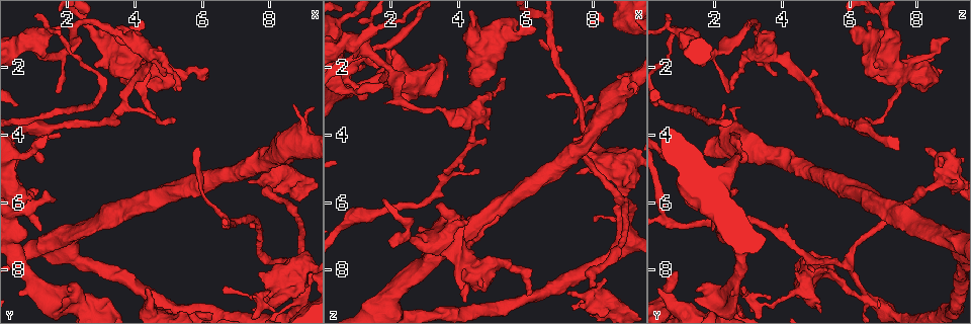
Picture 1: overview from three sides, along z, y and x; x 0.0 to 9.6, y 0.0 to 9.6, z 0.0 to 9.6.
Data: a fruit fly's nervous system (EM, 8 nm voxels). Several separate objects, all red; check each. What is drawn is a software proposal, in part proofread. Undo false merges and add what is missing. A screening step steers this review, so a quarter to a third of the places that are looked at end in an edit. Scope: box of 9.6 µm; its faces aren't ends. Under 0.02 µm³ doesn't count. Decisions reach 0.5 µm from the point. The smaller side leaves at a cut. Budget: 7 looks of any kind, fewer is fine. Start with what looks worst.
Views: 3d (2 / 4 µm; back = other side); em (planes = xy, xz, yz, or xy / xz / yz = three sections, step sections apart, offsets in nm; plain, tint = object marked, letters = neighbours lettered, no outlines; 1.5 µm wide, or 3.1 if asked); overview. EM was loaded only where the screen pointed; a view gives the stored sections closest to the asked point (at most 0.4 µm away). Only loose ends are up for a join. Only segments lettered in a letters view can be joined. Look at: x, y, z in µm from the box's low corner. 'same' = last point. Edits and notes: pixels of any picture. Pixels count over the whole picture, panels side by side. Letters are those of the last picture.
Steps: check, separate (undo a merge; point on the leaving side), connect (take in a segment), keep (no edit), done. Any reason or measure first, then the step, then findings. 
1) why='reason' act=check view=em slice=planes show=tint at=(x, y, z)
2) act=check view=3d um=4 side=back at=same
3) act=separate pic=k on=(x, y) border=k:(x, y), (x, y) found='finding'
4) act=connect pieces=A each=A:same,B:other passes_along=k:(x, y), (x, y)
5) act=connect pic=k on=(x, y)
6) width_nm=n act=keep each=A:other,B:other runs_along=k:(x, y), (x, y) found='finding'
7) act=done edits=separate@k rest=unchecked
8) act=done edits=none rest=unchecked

why='branch stops here' act=check view=3d um=4 at=(4.30, 0.55, 6.55)

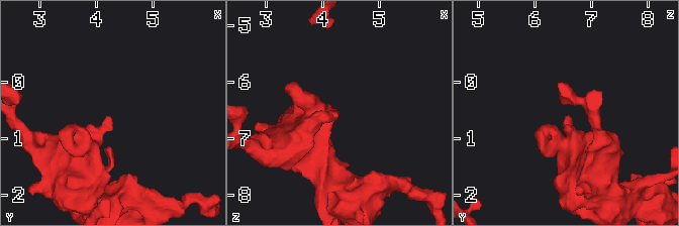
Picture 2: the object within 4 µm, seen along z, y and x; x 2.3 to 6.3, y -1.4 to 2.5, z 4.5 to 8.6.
why='now the EM' act=check view=em slice=planes show=letters at=(4.25, 0.65, 6.60)

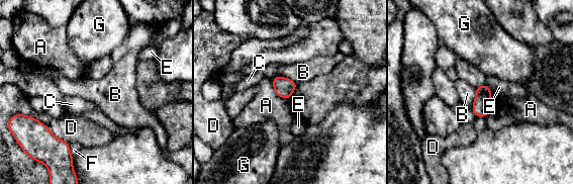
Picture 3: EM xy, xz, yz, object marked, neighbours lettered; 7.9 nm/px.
act=keep each=A:other,B:other,C:other,D:other,E:other,F:other,G:other border=3:(485, 84), (492, 92) found='none of them fits'

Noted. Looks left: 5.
why='branch stops here' act=check view=em slice=planes show=letters at=(6.10, 2.05, 8.80)

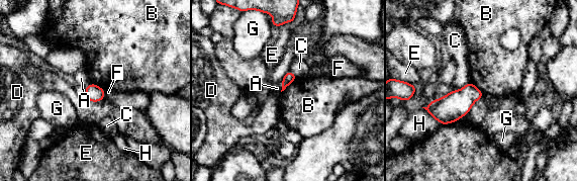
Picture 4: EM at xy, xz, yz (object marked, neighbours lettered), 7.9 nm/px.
act=keep each=A:other,B:other,C:other,D:other,E:other,F:other,G:other,H:other border=4:(297, 77), (281, 92) found='no lettered segment goes on from it'

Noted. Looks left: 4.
why='two arms at a narrow angle' act=check view=3d um=2 at=(7.95, 5.60, 8.20)

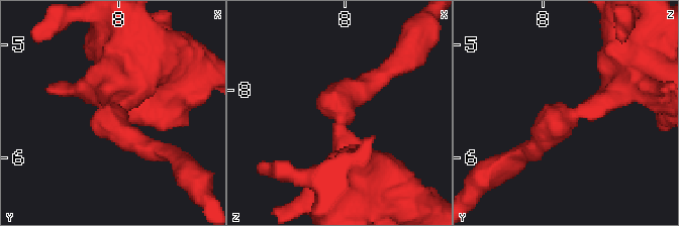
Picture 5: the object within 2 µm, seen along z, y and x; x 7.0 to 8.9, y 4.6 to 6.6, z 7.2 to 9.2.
arms=3 arm_widths_nm=190,260,360 act=check view=em slice=planes show=tint at=(7.94, 5.66, 8.18)

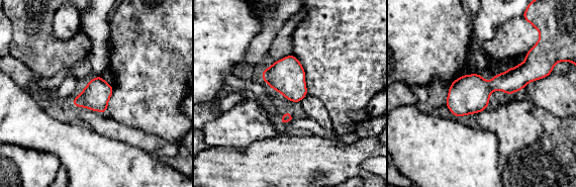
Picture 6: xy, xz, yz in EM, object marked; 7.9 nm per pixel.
why='see the neighbours' act=check view=em slice=planes show=letters at=same

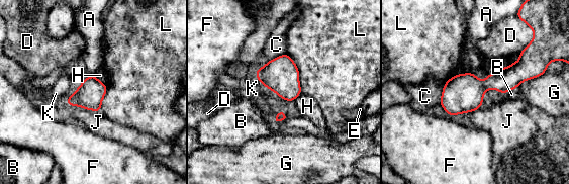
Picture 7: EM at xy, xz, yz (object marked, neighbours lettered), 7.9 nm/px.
width_nm=220 act=keep each=A:other,B:other,C:other,D:other,E:other,F:other,G:other,H:other,J:other,K:other,L:other border=7:(94, 75), (105, 85) found='all the same neuron'

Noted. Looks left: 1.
act=done edits=none rest=unchecked

